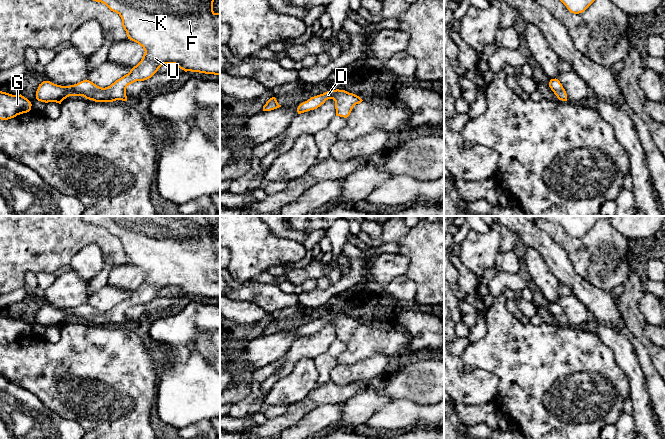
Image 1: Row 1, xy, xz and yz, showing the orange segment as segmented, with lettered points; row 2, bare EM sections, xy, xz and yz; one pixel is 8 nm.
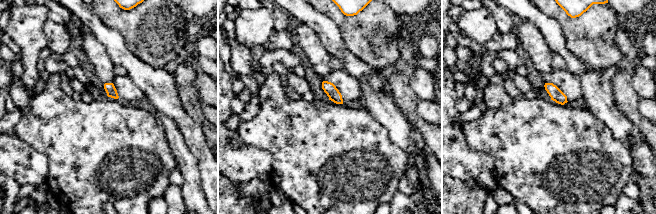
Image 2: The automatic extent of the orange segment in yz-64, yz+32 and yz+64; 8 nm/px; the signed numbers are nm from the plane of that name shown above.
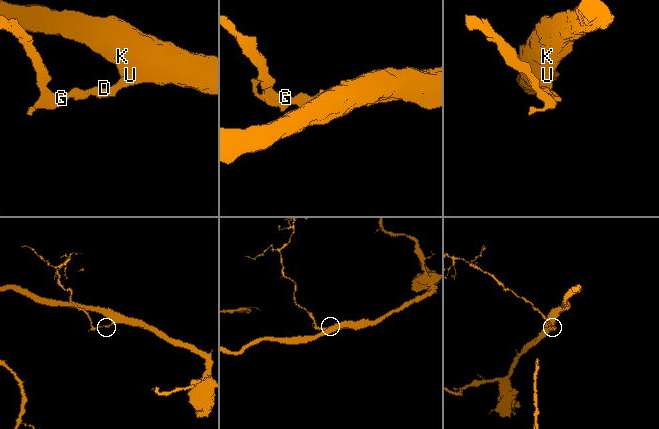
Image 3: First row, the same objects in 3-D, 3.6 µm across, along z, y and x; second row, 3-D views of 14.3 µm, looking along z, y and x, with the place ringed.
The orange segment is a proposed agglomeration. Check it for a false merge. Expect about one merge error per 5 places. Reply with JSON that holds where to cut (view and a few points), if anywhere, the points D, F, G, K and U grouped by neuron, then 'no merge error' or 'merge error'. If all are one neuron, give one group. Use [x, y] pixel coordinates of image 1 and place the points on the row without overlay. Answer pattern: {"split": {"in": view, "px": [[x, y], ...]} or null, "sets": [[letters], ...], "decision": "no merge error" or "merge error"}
{"split": null, "sets": [["D", "F", "G", "K", "U"]], "decision": "no merge error"}

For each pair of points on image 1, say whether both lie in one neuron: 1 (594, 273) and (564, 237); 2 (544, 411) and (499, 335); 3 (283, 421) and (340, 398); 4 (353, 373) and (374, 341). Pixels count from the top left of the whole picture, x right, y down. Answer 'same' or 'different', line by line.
1: same
2: same
3: same
4: different

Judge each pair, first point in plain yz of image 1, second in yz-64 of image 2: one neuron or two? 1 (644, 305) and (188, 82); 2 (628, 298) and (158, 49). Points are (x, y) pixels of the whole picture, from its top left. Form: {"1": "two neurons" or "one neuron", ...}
{"1": "two neurons", "2": "two neurons"}

